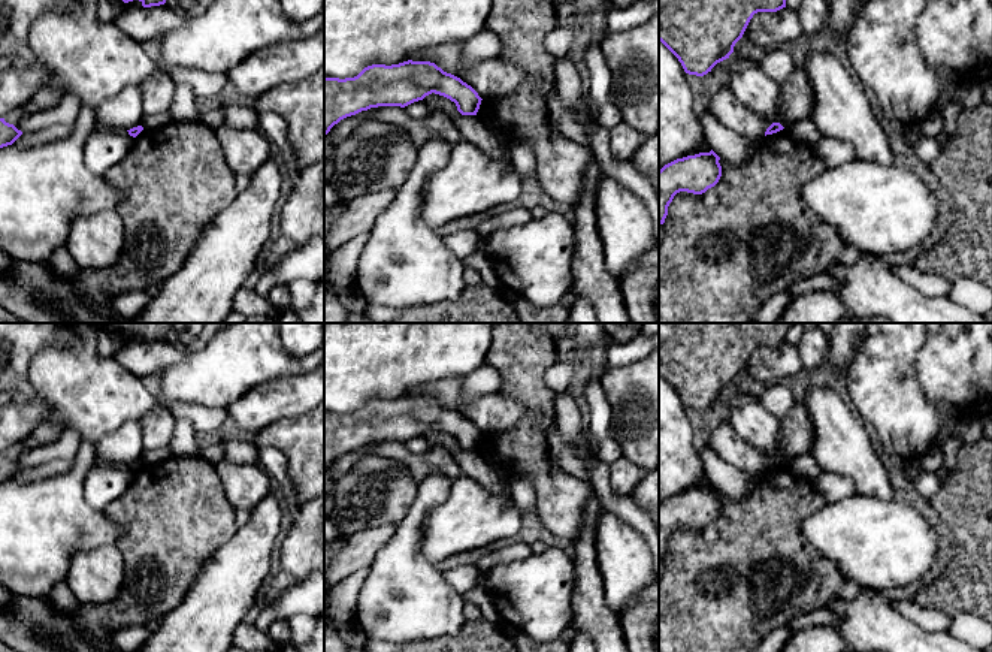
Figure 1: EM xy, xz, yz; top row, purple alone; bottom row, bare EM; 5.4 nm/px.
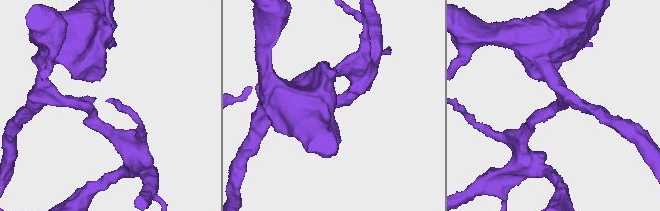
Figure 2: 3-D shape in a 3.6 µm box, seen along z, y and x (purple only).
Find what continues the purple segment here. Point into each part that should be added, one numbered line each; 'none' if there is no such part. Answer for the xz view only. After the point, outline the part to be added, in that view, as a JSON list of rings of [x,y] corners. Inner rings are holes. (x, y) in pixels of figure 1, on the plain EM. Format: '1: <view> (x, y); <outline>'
none

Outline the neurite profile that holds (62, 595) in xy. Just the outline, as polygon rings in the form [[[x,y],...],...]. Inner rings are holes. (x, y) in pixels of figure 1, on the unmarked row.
[[[66,580],[58,582],[49,594],[49,600],[52,604],[66,615],[75,615],[78,606],[81,604],[72,589],[69,588]]]

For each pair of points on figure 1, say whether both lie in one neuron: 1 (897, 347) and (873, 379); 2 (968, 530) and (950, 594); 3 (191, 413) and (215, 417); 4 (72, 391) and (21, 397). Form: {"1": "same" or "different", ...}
{"1": "same", "2": "same", "3": "same", "4": "different"}

